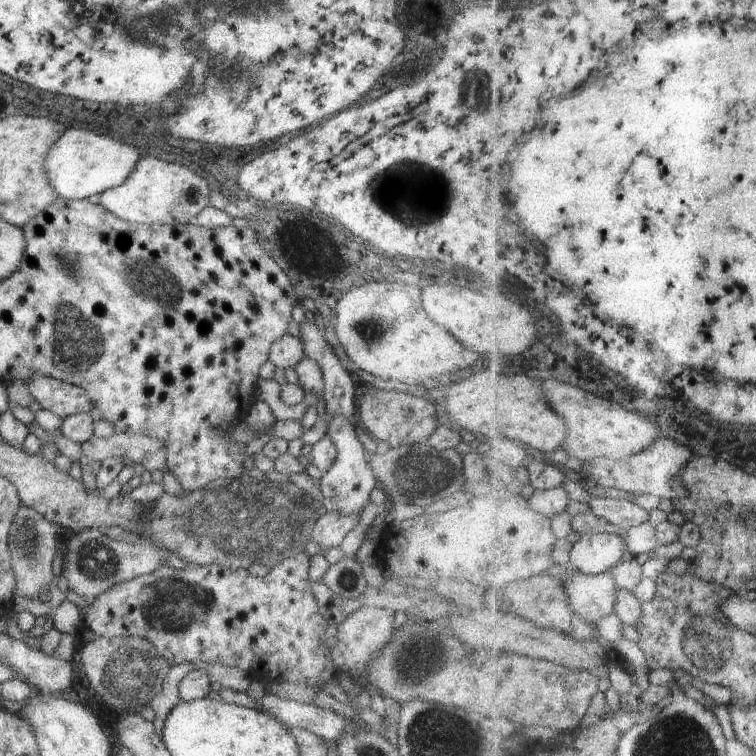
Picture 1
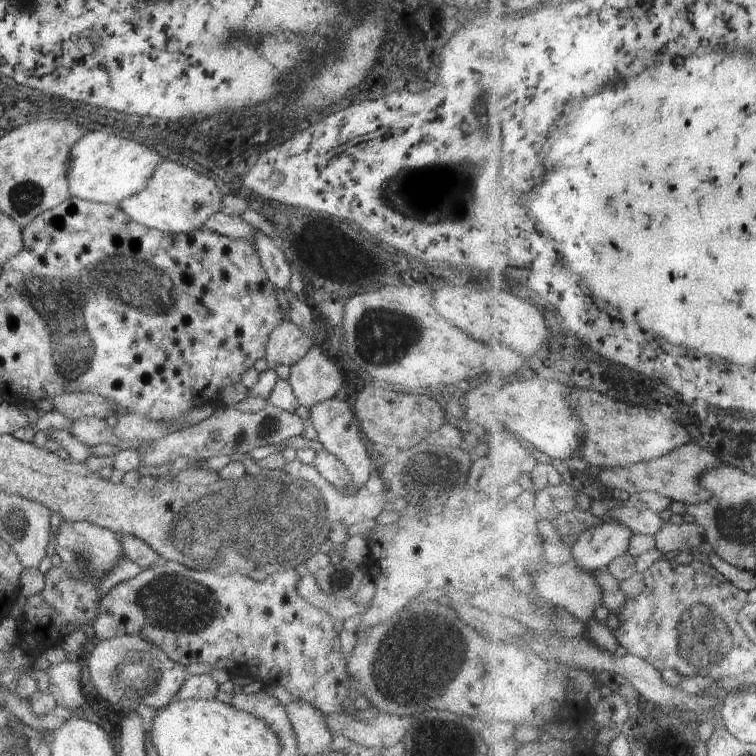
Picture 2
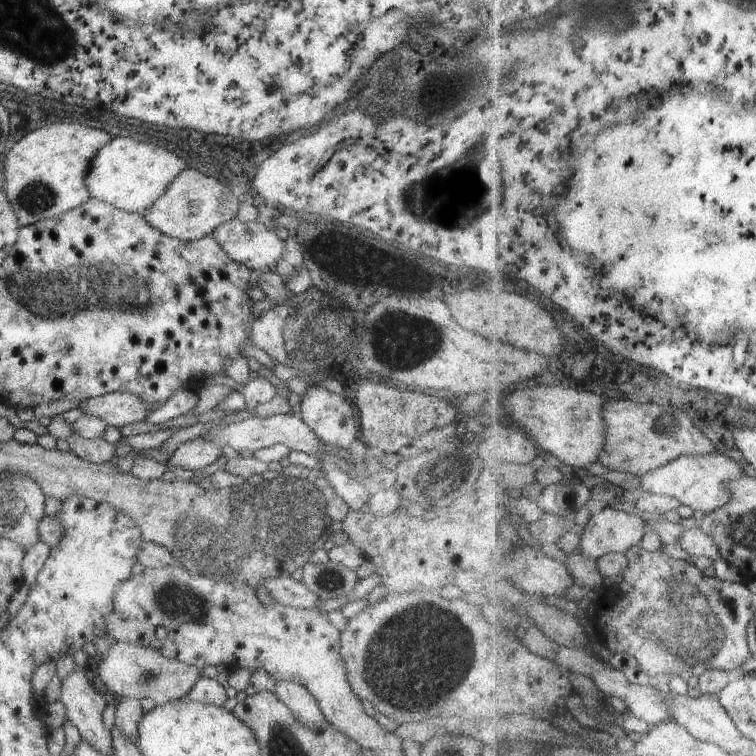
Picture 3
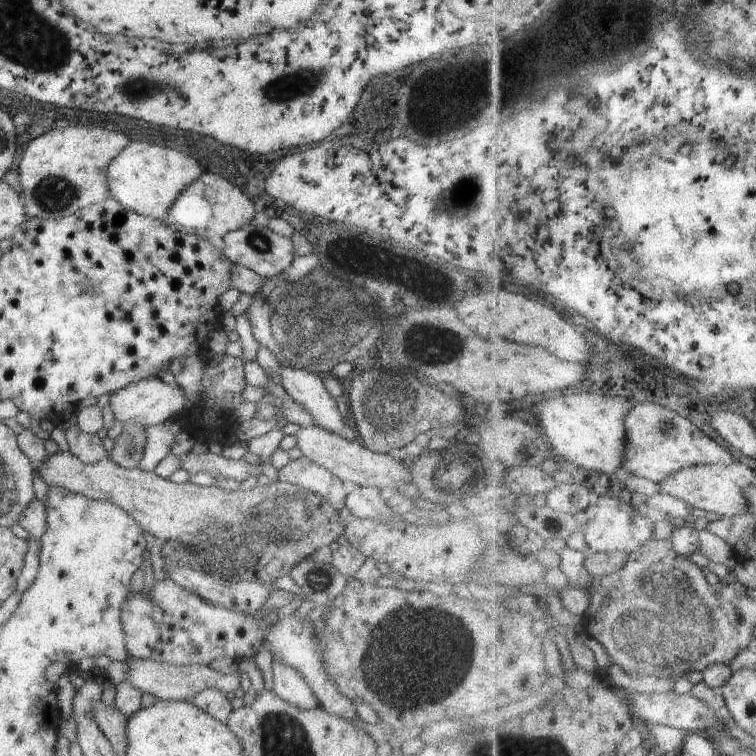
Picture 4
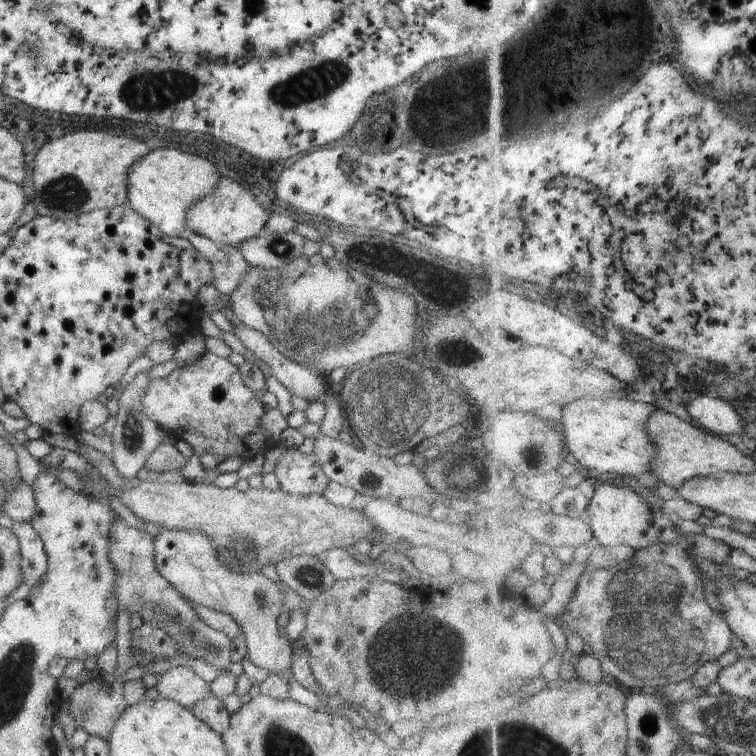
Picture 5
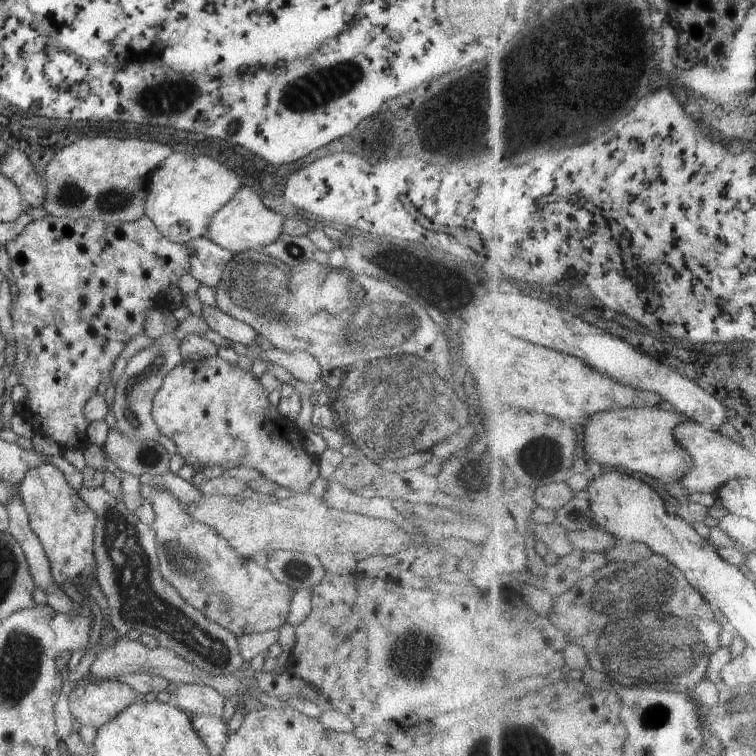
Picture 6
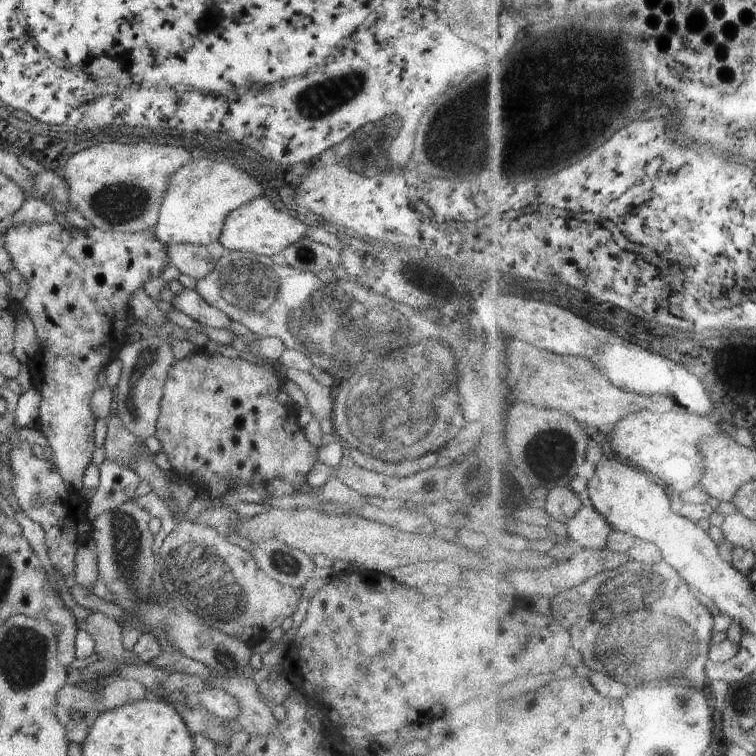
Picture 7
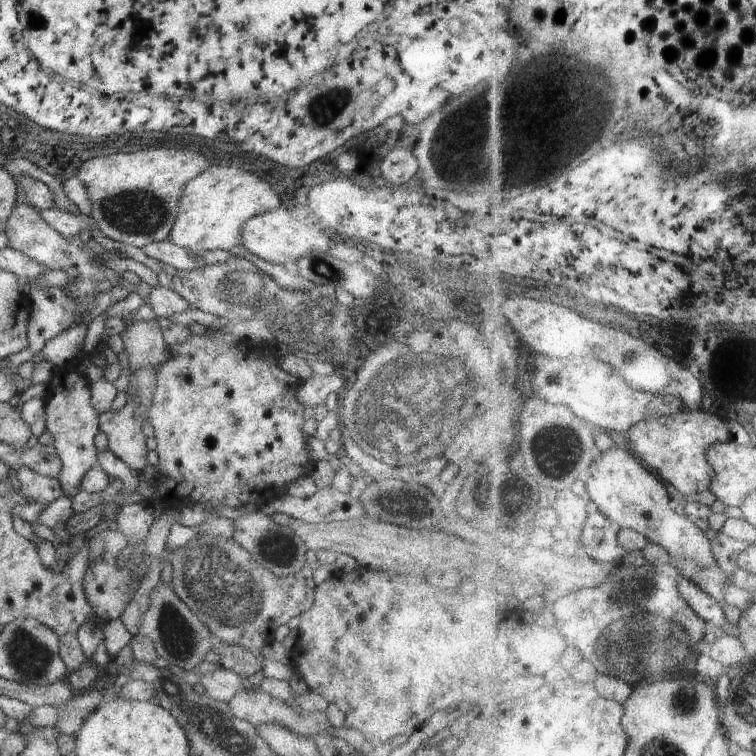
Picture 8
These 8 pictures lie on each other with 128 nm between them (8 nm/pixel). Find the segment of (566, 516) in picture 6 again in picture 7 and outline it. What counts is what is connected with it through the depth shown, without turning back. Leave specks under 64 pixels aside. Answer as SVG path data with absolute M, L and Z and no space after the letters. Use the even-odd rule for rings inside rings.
M593 504L583 508L567 523L575 544L584 548L606 549L614 528Z

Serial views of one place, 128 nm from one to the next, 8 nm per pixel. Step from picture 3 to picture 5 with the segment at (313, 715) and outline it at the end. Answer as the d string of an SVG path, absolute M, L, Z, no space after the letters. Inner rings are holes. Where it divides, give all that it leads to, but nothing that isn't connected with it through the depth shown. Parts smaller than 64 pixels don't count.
M158 526L158 531L158 535L154 537L154 562L160 576L168 580L184 598L195 602L197 605L214 608L217 612L229 614L245 636L248 660L270 673L279 675L280 678L284 679L284 682L292 681L294 679L291 671L293 648L290 646L290 639L288 637L280 638L278 633L278 616L285 610L282 585L272 582L266 575L258 571L234 572L228 566L224 566L220 562L218 550L212 544L212 538L200 530L176 530Z

